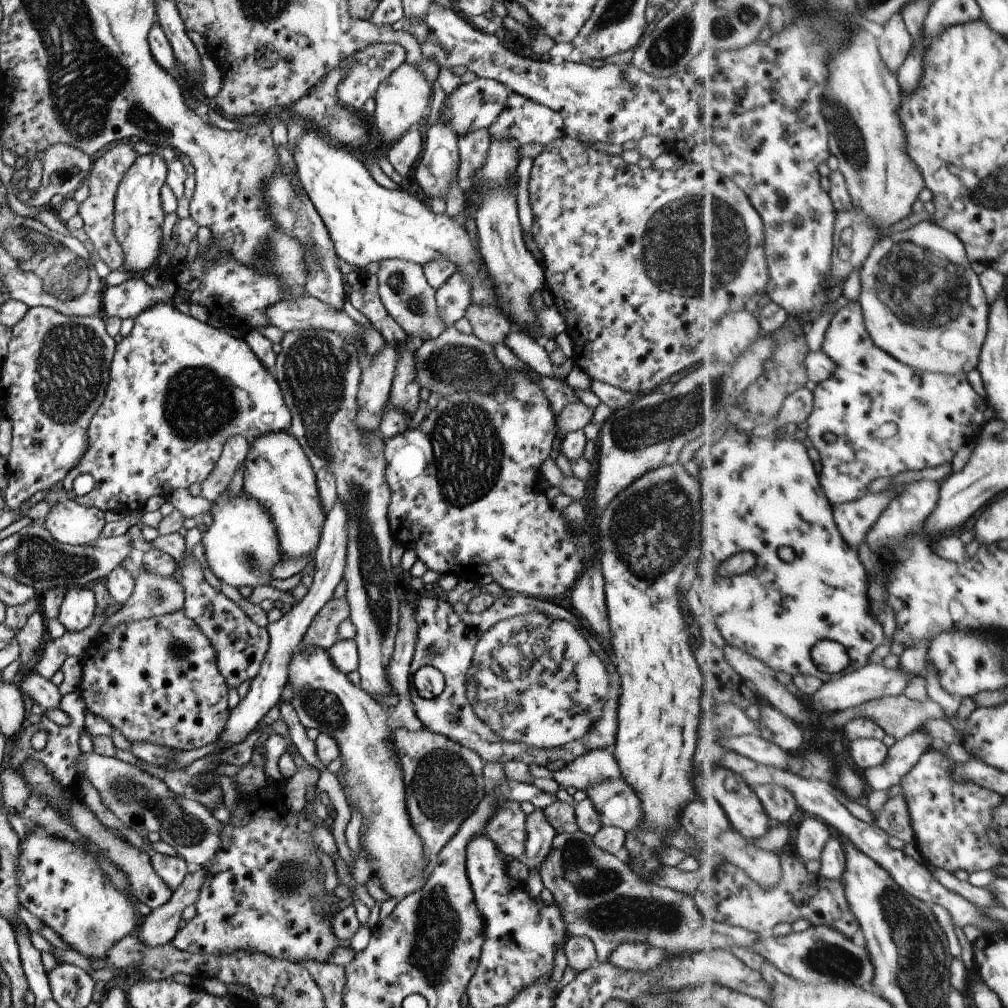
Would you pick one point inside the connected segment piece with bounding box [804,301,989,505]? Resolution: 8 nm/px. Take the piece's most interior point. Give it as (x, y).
(889, 418)

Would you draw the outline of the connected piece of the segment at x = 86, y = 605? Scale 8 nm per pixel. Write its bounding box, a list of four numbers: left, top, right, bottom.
[56,586,96,631]

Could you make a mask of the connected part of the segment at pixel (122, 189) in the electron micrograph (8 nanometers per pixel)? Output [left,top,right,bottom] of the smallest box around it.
[113,154,166,276]

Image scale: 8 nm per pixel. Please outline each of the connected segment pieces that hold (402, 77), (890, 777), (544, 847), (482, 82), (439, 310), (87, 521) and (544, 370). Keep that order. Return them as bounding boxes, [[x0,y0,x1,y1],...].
[[370,62,432,145],[863,730,931,790],[520,808,555,872],[439,77,509,136],[434,272,470,327],[43,499,104,546],[503,328,574,381]]

